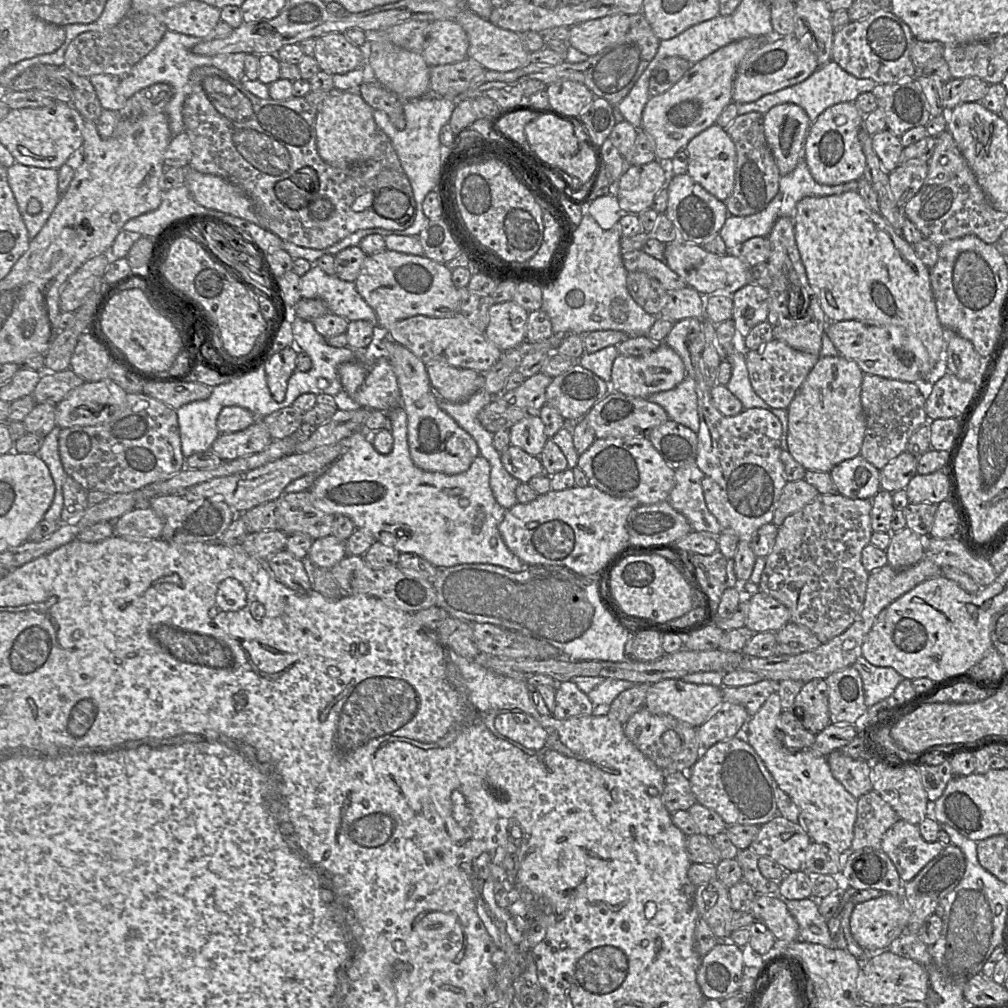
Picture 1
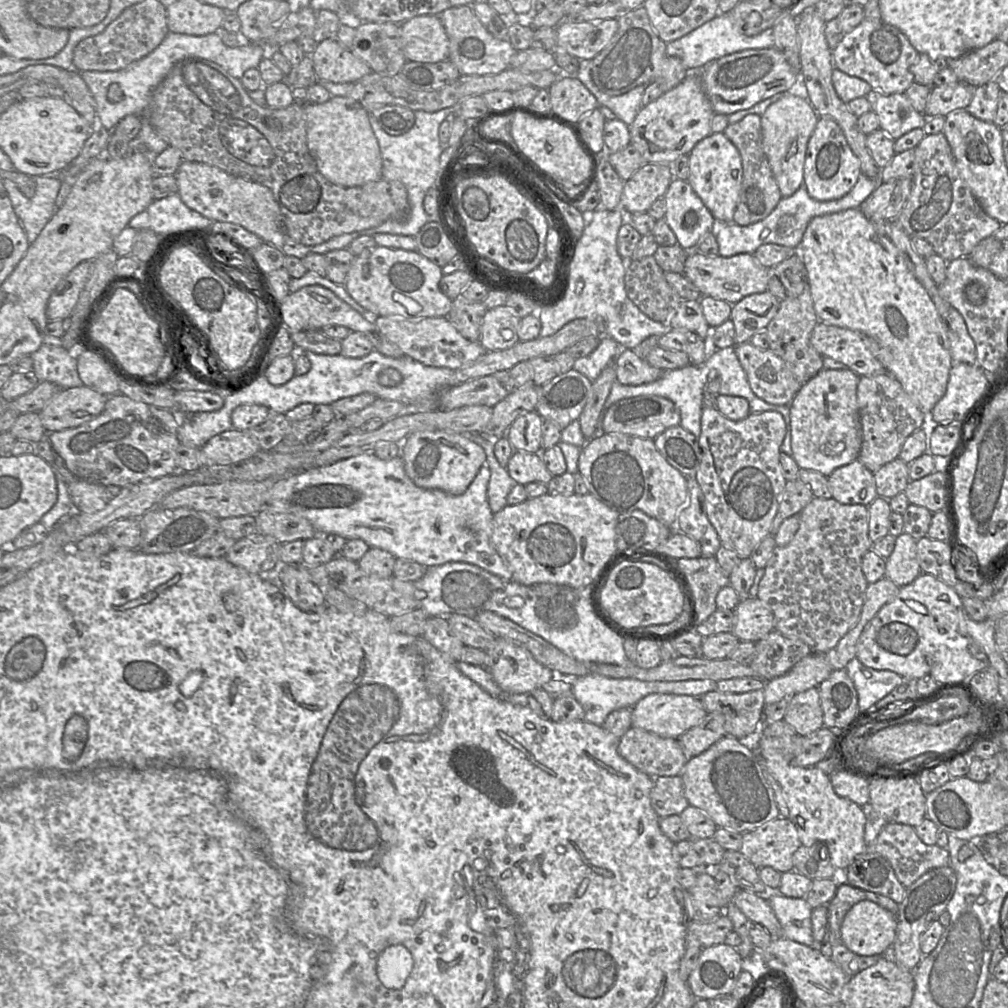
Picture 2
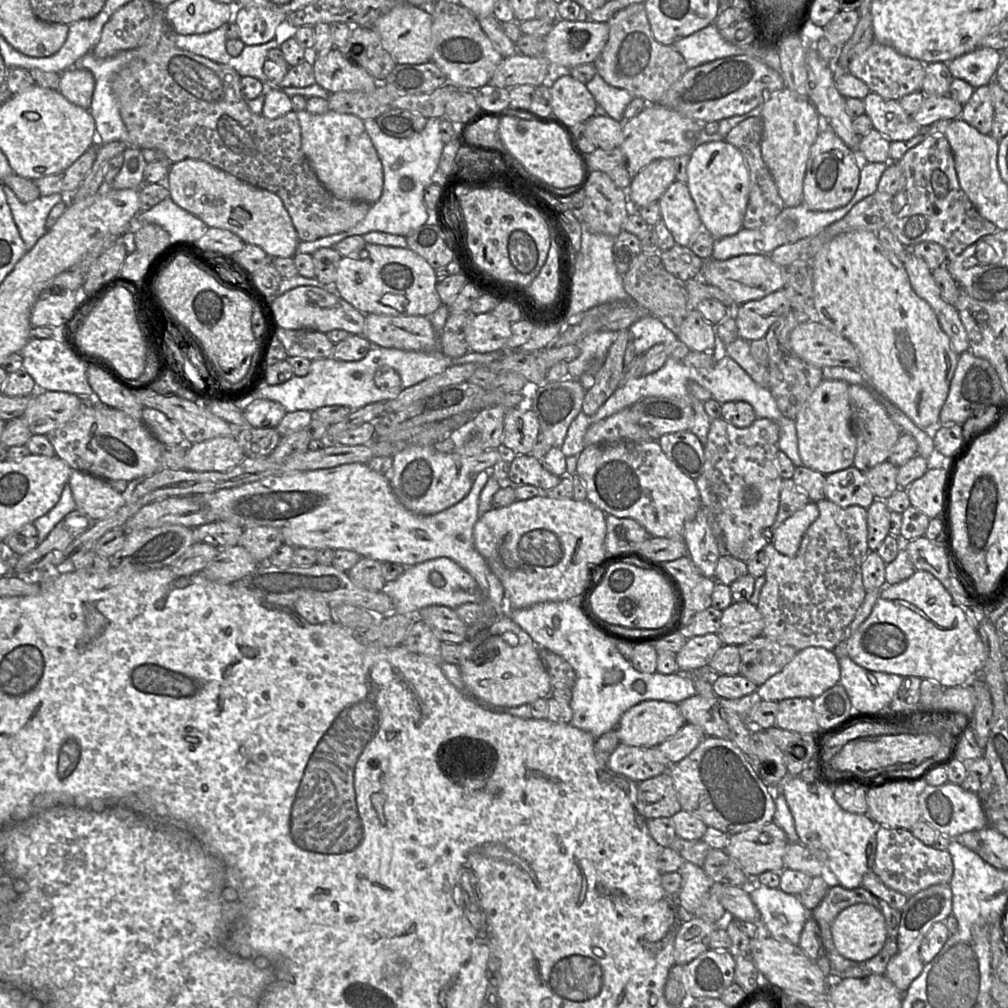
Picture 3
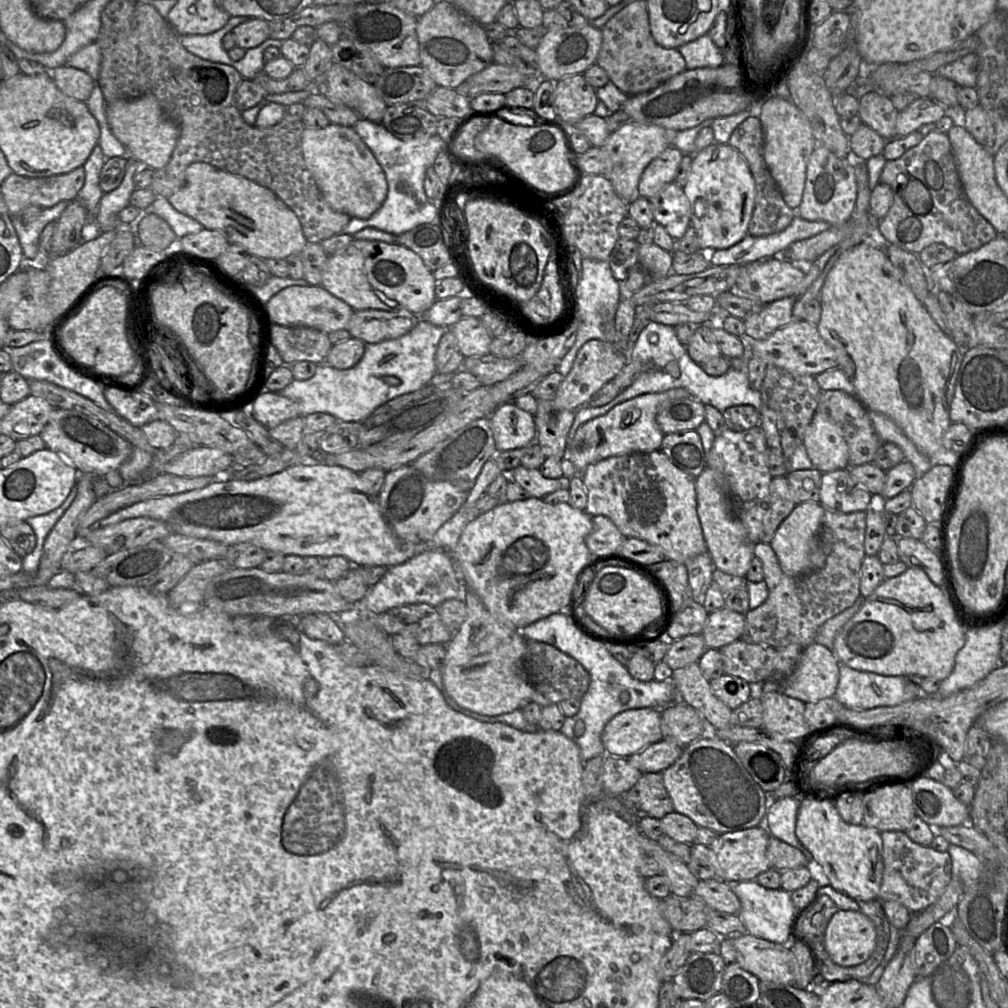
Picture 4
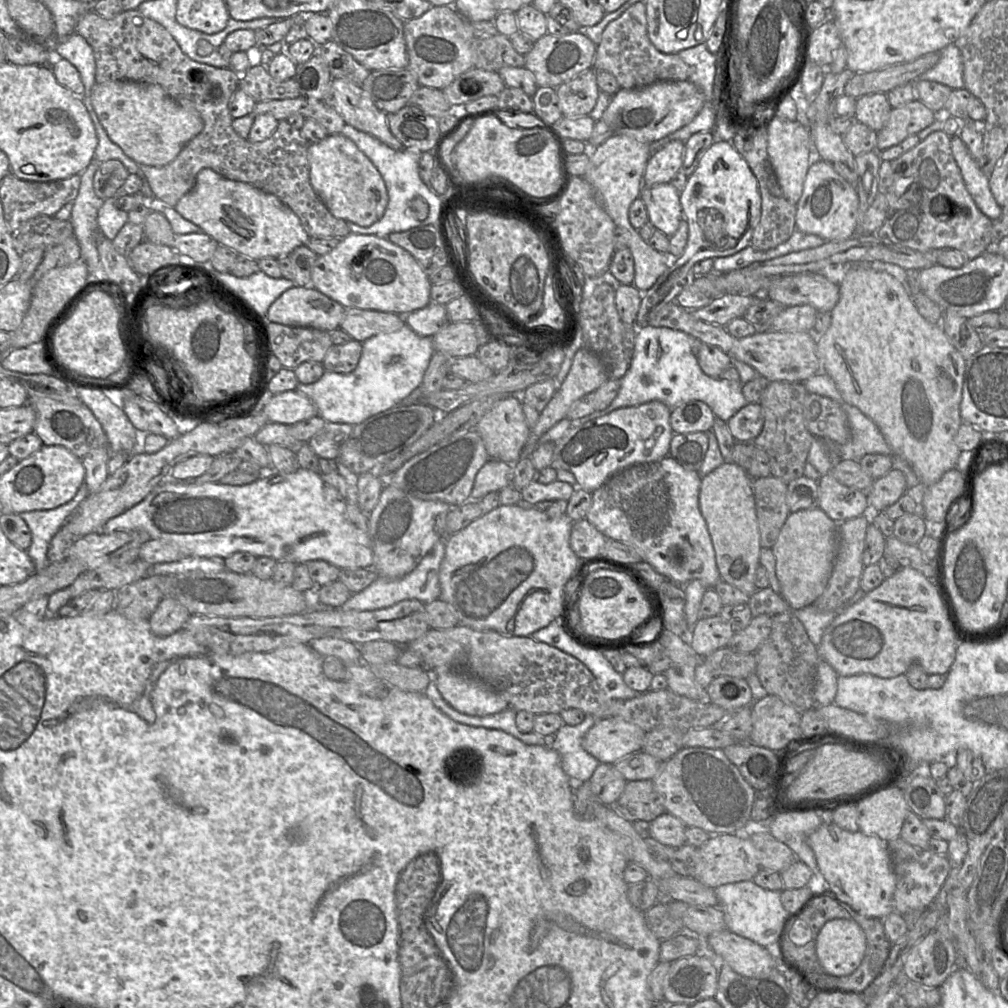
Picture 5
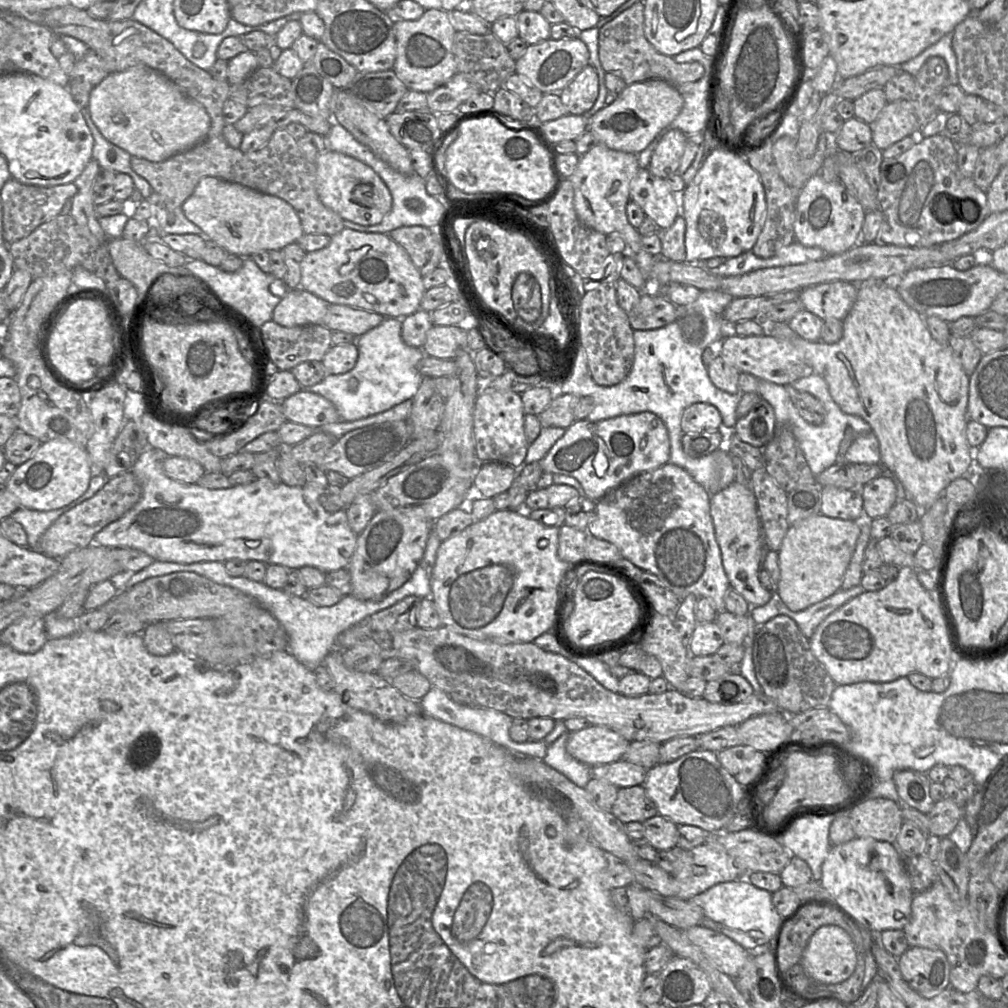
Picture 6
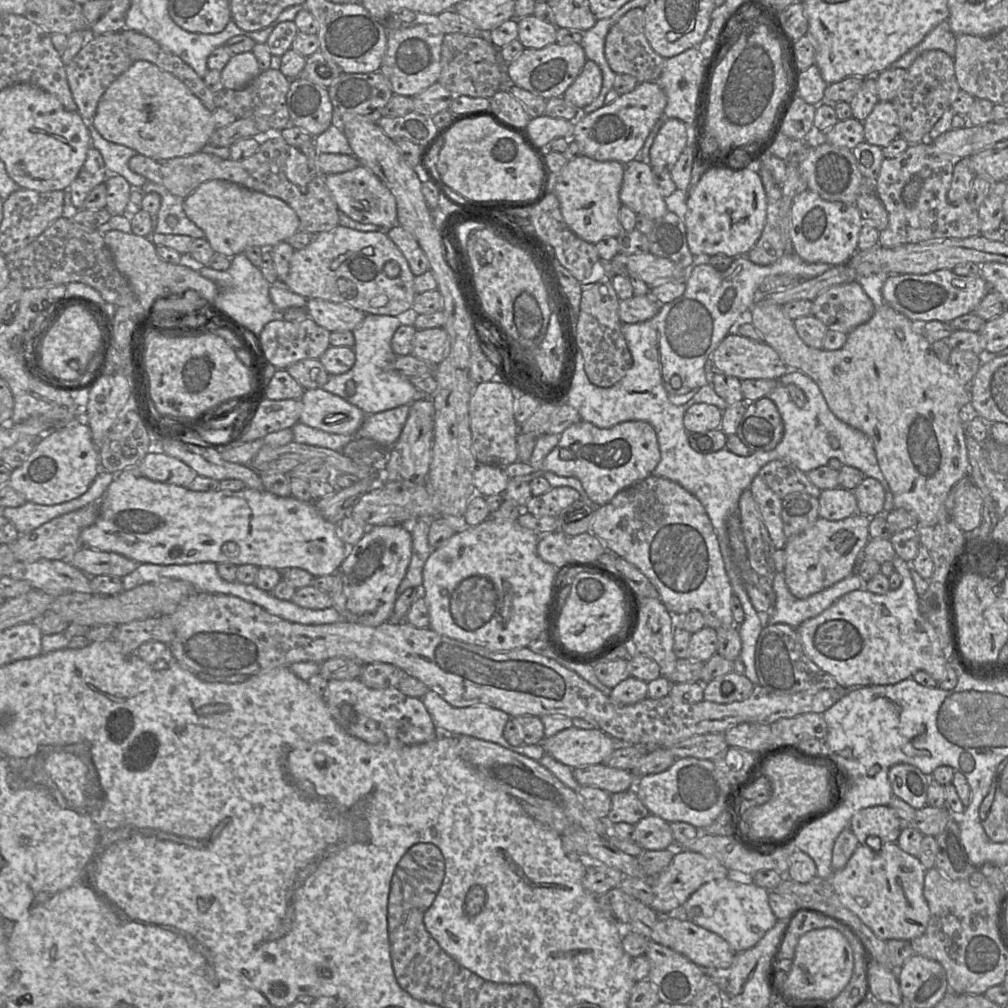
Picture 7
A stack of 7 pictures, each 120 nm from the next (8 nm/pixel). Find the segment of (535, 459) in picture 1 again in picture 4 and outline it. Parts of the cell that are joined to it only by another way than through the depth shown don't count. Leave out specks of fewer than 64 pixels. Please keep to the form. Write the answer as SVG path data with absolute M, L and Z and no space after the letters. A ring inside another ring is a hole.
M519 465L509 473L510 480L513 480L523 489L530 497L542 498L545 495L560 489L570 487L570 478L561 476L556 479L545 478L539 469L528 469Z

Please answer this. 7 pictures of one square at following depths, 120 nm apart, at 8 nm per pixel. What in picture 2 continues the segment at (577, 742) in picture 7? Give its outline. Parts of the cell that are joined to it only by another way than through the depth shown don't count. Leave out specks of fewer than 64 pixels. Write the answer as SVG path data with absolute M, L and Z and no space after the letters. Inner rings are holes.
M652 693L632 708L632 726L678 739L707 715L700 697Z

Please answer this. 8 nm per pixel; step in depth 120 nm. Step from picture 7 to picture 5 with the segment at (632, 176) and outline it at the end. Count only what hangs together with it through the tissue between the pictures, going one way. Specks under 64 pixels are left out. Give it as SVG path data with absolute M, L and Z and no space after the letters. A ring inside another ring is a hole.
M642 178L642 189L639 196L647 209L648 220L666 236L672 237L683 220L683 210L680 203L680 193L670 183L653 186L644 186Z

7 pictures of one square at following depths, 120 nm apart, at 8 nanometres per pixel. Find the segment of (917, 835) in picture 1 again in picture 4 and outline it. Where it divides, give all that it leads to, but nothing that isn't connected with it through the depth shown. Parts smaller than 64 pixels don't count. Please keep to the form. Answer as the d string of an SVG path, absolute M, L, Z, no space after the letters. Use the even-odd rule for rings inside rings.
M883 831L883 877L878 899L897 901L911 913L919 913L934 903L952 879L948 851L936 851L912 841L904 831Z

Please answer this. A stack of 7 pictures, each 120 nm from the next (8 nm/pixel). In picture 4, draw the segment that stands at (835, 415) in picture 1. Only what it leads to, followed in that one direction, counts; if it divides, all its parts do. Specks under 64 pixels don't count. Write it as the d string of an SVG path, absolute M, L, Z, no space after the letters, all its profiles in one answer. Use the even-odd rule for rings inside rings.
M815 413L805 431L803 444L813 468L820 472L848 468L848 444L841 428L826 415Z

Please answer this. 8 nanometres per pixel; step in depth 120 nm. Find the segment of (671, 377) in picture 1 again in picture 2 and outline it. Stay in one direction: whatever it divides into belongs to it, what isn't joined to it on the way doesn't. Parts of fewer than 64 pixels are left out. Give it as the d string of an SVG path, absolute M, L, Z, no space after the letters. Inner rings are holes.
M621 349L615 358L616 381L623 385L642 385L661 377L663 370L640 359L631 349Z

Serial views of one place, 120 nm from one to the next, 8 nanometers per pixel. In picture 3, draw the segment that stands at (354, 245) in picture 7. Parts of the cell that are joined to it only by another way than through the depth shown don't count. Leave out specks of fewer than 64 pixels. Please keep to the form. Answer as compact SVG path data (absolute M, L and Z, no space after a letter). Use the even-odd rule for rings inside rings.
M366 243L353 258L342 257L334 286L339 295L366 314L430 317L442 301L436 289L436 270L407 248ZM398 301L403 301L403 307Z

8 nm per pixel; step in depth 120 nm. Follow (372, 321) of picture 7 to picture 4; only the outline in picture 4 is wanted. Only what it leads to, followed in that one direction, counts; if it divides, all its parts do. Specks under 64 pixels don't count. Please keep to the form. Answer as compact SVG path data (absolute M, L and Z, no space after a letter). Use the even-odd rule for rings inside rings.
M419 320L407 334L380 343L366 344L361 360L349 369L340 370L326 363L317 364L314 376L308 380L294 379L280 393L298 403L302 416L323 412L343 422L363 422L386 402L430 384L437 374L435 354L446 329Z

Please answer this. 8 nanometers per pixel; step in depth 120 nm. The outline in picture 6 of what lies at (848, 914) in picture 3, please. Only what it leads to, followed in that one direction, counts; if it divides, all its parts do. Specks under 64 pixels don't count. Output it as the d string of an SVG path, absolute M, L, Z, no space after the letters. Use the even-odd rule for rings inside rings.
M836 925L820 927L809 939L801 958L805 974L823 984L838 984L852 976L858 952L849 933Z

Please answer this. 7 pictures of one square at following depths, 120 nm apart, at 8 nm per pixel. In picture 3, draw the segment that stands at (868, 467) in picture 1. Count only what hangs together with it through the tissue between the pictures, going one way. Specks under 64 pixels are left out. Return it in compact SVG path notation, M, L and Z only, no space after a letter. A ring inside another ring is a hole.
M854 465L826 475L826 499L840 507L858 505L868 509L876 499L864 472Z

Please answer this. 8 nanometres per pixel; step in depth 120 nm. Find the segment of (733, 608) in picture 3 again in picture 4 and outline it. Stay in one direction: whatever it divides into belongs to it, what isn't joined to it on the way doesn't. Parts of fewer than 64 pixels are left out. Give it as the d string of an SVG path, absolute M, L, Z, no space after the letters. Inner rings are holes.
M723 607L709 613L702 635L708 649L720 649L741 638L746 615Z

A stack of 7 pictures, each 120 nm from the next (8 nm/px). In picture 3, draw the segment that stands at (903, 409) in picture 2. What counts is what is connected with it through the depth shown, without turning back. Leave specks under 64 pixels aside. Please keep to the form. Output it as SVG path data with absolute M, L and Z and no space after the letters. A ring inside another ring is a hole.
M853 384L849 387L850 426L856 438L856 453L854 466L862 472L867 472L876 465L888 460L892 448L902 434L900 428L893 422L884 406L874 397L869 388Z

